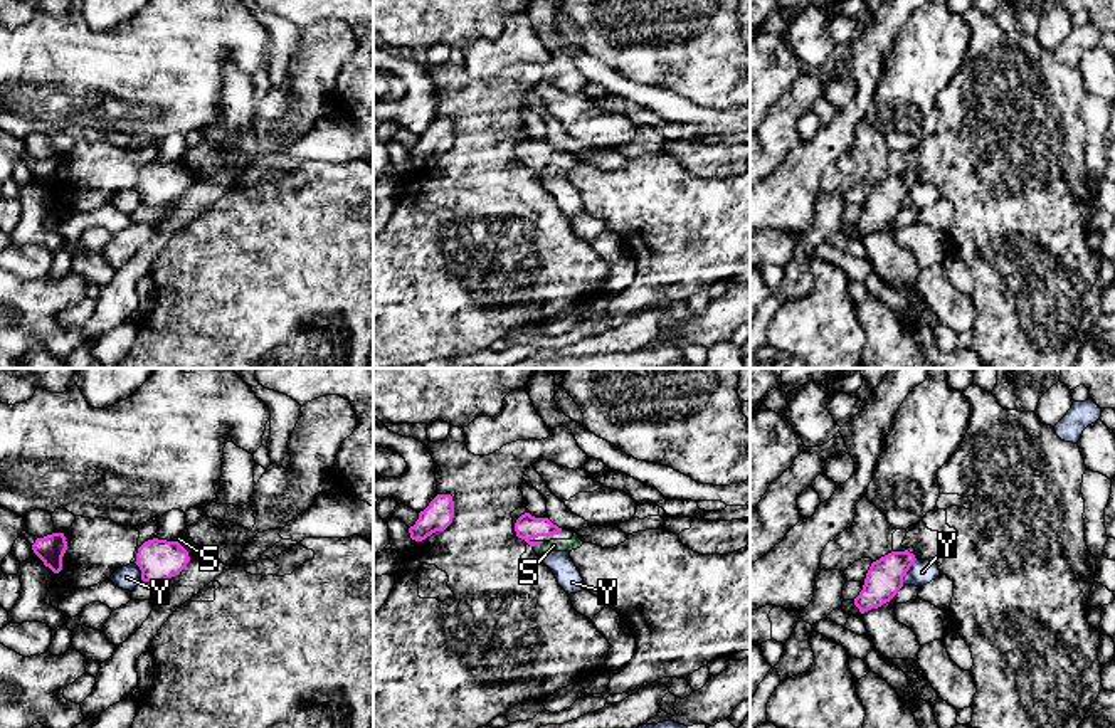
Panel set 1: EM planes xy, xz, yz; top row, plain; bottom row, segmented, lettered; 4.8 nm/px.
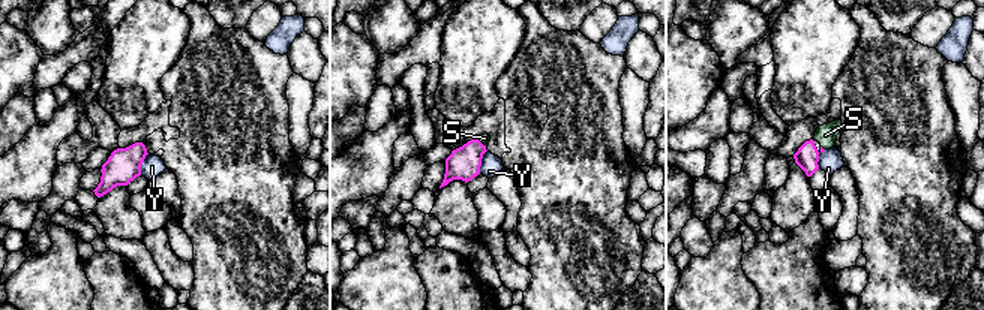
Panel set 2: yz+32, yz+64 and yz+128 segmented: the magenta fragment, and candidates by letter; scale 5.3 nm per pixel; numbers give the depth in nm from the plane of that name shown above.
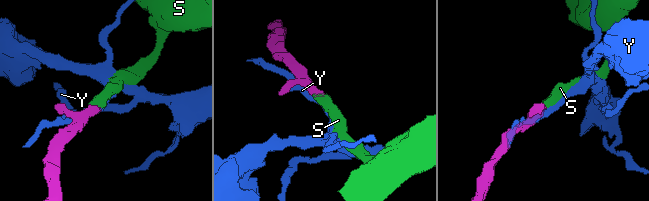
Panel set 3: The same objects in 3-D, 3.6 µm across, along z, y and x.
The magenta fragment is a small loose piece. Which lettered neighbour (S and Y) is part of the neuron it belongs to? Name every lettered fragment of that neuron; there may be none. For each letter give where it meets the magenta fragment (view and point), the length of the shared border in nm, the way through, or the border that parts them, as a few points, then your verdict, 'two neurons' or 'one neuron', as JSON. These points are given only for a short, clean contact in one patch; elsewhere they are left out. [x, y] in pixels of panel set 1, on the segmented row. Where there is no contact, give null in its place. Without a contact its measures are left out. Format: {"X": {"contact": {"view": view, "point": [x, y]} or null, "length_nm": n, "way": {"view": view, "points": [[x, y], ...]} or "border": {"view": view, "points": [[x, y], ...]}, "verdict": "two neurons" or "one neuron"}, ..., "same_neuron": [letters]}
{"S": {"contact": {"view": "xz", "point": [537, 543]}, "length_nm": 50, "way": {"view": "xz", "points": [[527, 527], [527, 538], [537, 543], [554, 545]]}, "verdict": "one neuron"}, "Y": {"contact": {"view": "yz", "point": [907, 570]}, "length_nm": 140, "verdict": "two neurons"}, "same_neuron": ["S"]}

